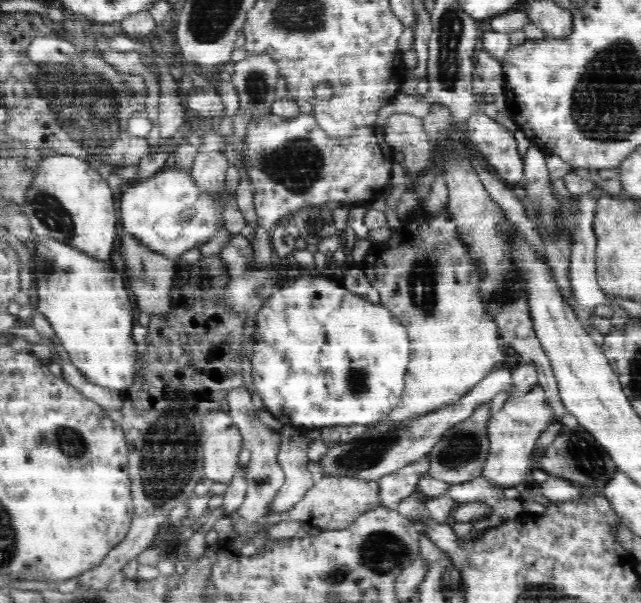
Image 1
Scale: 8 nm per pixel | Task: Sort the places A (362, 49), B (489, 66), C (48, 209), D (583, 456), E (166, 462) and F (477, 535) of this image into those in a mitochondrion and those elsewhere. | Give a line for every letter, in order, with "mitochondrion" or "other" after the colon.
A: other
B: other
C: mitochondrion
D: mitochondrion
E: mitochondrion
F: other

